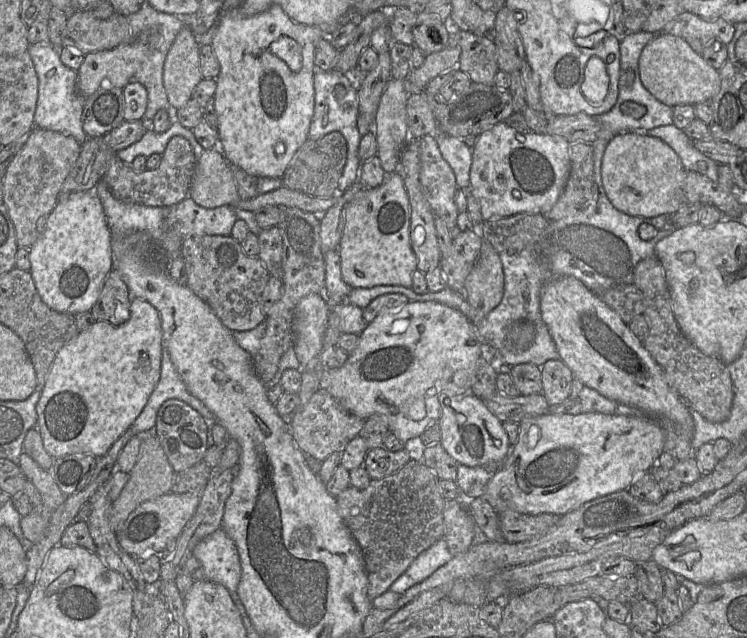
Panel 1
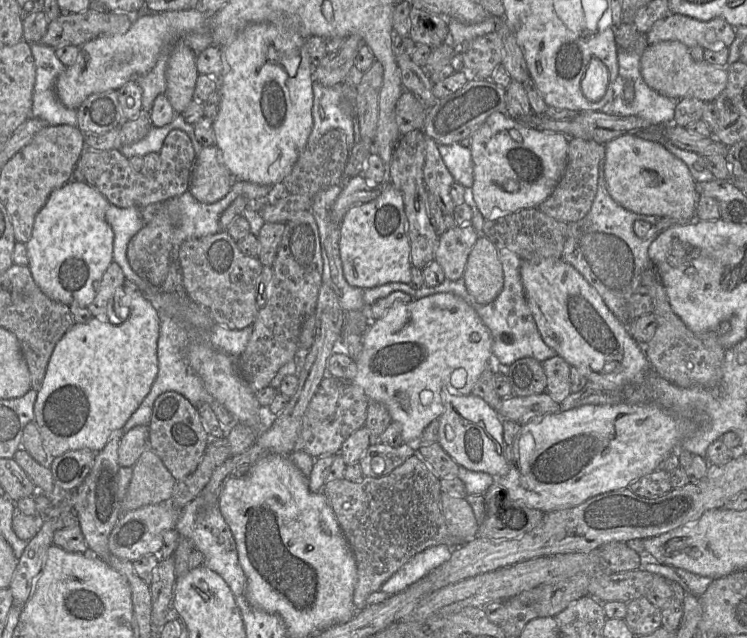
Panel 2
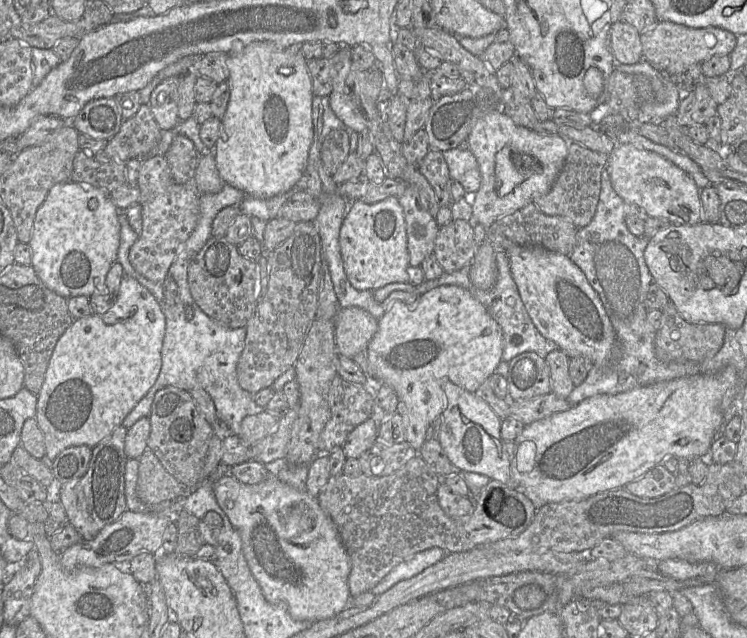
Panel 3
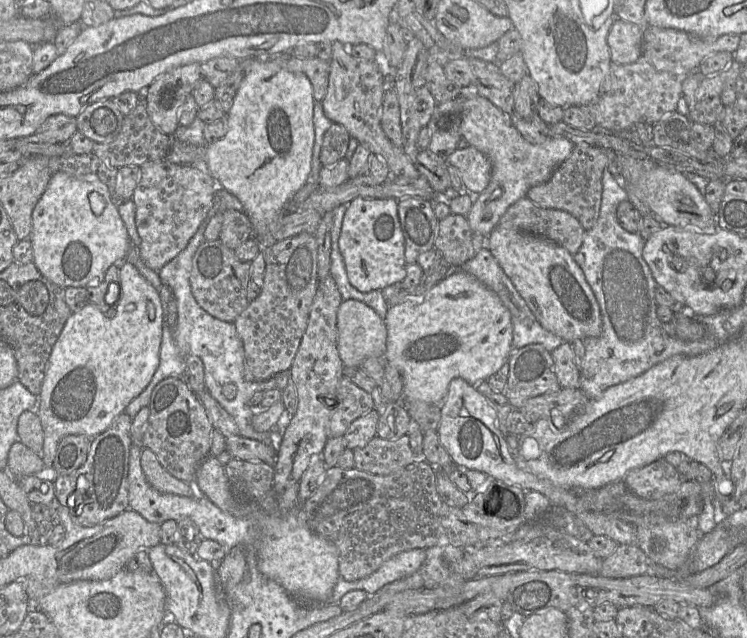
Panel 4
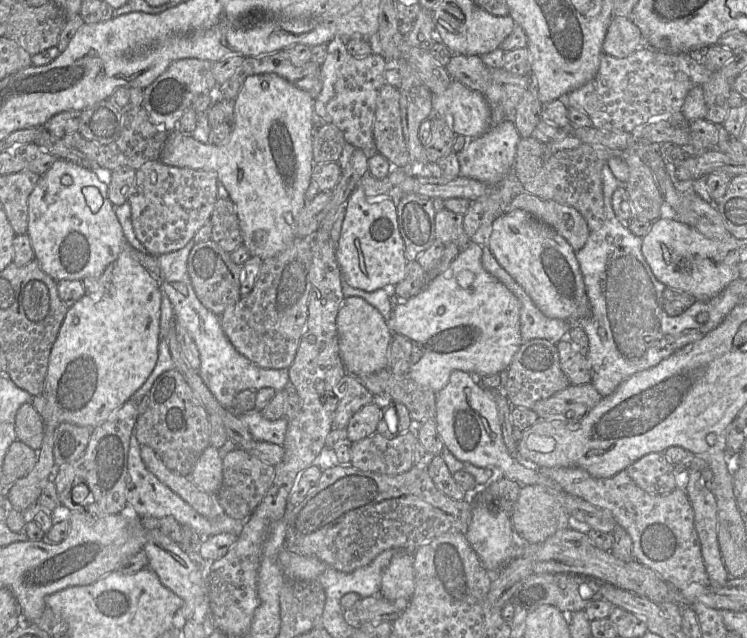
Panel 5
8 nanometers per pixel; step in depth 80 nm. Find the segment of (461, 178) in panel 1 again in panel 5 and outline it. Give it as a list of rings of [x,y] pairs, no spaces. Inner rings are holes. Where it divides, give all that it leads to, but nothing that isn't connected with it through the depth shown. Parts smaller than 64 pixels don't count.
[[[512,118],[490,127],[484,134],[471,139],[465,148],[456,153],[460,164],[460,175],[478,180],[487,185],[497,185],[505,176],[513,172],[520,135]]]

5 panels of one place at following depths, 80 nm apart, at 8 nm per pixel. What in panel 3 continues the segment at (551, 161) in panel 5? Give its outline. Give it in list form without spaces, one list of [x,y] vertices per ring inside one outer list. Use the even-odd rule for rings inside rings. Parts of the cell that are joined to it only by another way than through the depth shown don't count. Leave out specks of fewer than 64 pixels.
[[[571,142],[565,163],[549,192],[533,203],[545,214],[569,219],[577,228],[587,226],[597,208],[601,190],[601,174],[608,161],[607,154]]]

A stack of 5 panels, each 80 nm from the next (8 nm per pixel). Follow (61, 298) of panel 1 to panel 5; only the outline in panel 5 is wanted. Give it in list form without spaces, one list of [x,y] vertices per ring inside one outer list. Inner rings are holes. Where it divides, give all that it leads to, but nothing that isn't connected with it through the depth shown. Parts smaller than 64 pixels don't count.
[[[57,159],[51,168],[40,176],[35,188],[28,198],[28,229],[27,234],[30,237],[35,258],[38,260],[41,268],[54,280],[82,280],[85,277],[99,277],[103,274],[106,267],[114,263],[119,254],[125,250],[129,251],[131,256],[140,262],[159,282],[161,280],[161,269],[157,257],[142,253],[136,250],[125,238],[121,224],[115,213],[115,206],[109,200],[109,187],[106,184],[106,175],[103,177],[99,171],[92,171],[83,168],[73,162]],[[95,187],[103,197],[103,205],[98,212],[92,212],[88,206],[84,189]]]

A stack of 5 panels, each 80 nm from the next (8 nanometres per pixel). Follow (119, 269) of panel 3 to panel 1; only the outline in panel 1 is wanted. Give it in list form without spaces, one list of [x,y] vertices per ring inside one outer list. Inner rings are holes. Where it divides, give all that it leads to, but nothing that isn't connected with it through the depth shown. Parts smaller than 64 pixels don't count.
[[[111,270],[99,297],[90,310],[93,318],[120,325],[130,316],[130,294],[119,273]]]

